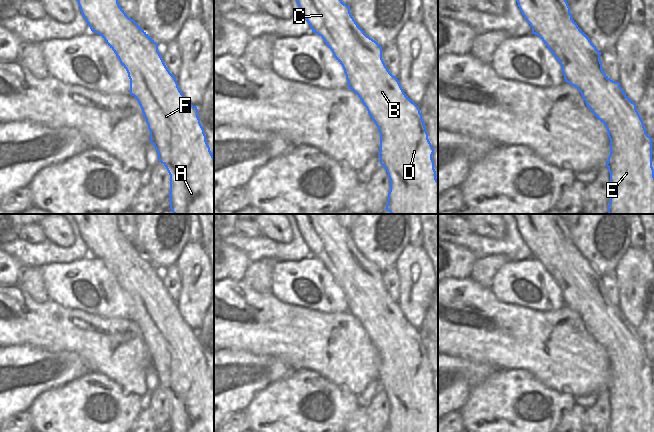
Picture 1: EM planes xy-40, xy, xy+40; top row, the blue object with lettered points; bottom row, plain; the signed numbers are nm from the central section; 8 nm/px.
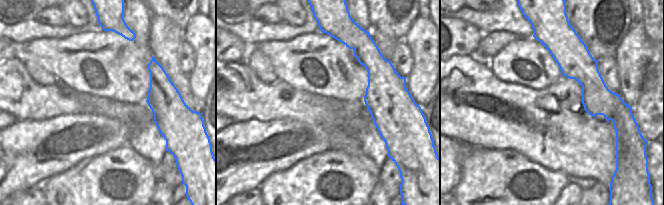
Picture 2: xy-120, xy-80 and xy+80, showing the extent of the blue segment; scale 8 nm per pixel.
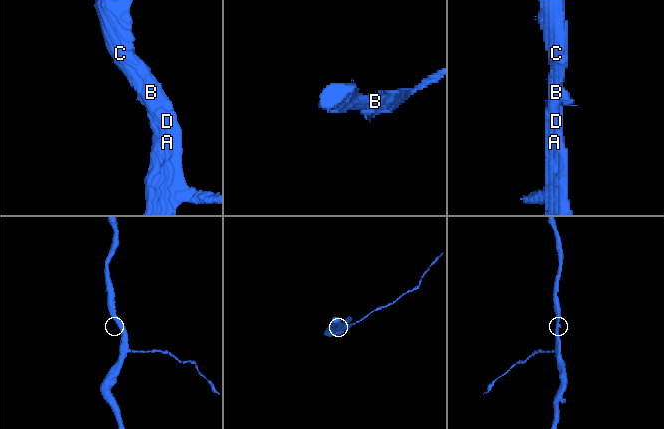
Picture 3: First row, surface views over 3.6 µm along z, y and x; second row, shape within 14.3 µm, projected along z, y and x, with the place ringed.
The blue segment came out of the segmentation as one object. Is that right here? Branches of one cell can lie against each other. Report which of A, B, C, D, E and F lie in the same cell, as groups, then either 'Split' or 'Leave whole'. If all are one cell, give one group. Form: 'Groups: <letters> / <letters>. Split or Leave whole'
Groups: A B C D E F. Leave whole.

